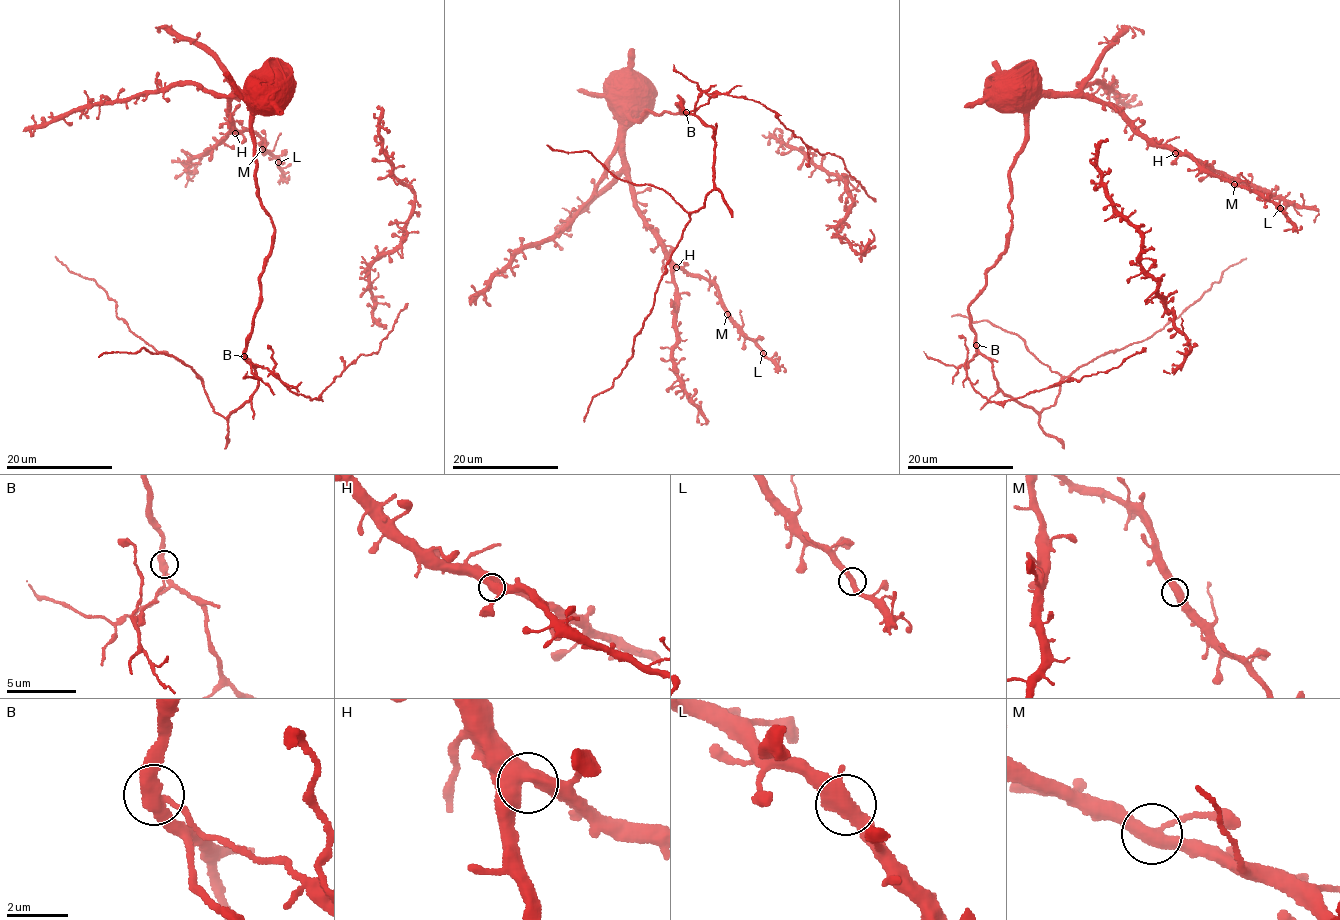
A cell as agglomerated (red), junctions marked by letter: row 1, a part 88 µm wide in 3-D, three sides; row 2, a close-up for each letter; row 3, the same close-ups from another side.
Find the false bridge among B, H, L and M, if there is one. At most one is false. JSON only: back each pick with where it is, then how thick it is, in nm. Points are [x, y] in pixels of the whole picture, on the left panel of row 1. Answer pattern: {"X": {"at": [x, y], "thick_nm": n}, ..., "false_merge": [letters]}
{"B": {"at": [244, 356], "thick_nm": 380}, "false_merge": ["B"]}

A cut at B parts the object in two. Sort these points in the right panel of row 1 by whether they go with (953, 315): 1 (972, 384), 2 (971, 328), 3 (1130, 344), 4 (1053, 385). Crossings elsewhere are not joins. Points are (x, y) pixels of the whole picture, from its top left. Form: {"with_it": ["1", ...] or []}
{"with_it": ["2", "3"]}

